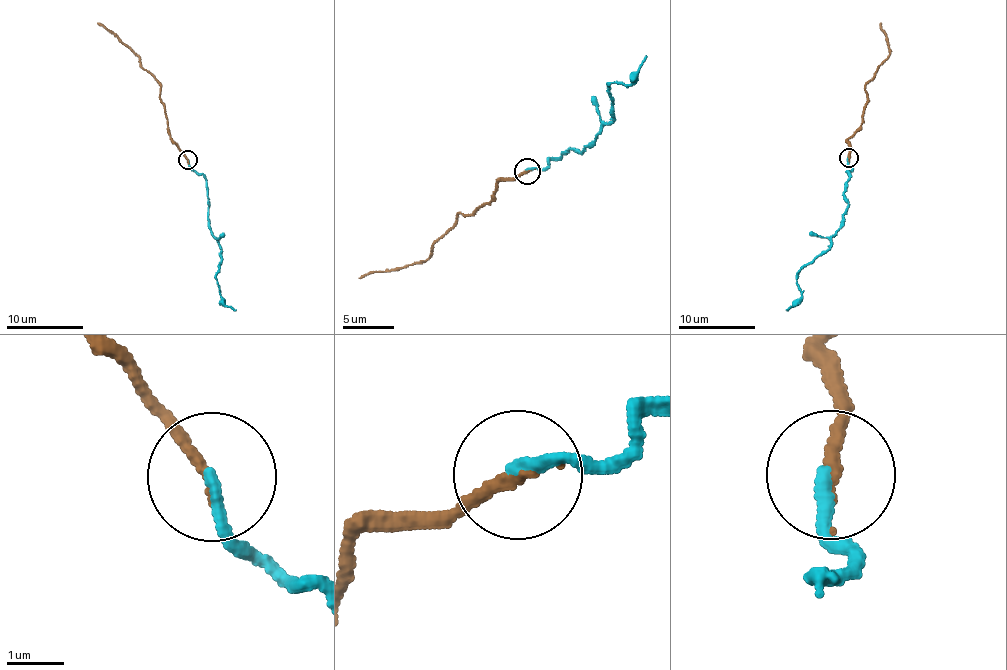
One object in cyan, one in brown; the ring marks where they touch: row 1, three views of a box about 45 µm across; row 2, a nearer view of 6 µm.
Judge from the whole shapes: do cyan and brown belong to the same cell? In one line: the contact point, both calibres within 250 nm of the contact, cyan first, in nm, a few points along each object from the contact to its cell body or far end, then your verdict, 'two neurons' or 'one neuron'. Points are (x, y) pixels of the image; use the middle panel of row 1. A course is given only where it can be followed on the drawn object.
at (527, 171); 220 nm thick on the cyan side, 190 nm on the other; cyan runs (526, 171), (543, 168), (571, 149), (580, 153), (591, 147), (614, 114), (609, 86), (630, 85), (646, 56); brown runs (526, 171), (497, 182), (491, 202), (468, 213), (459, 214), (427, 260), (388, 271), (369, 271), (359, 279); one neuron

